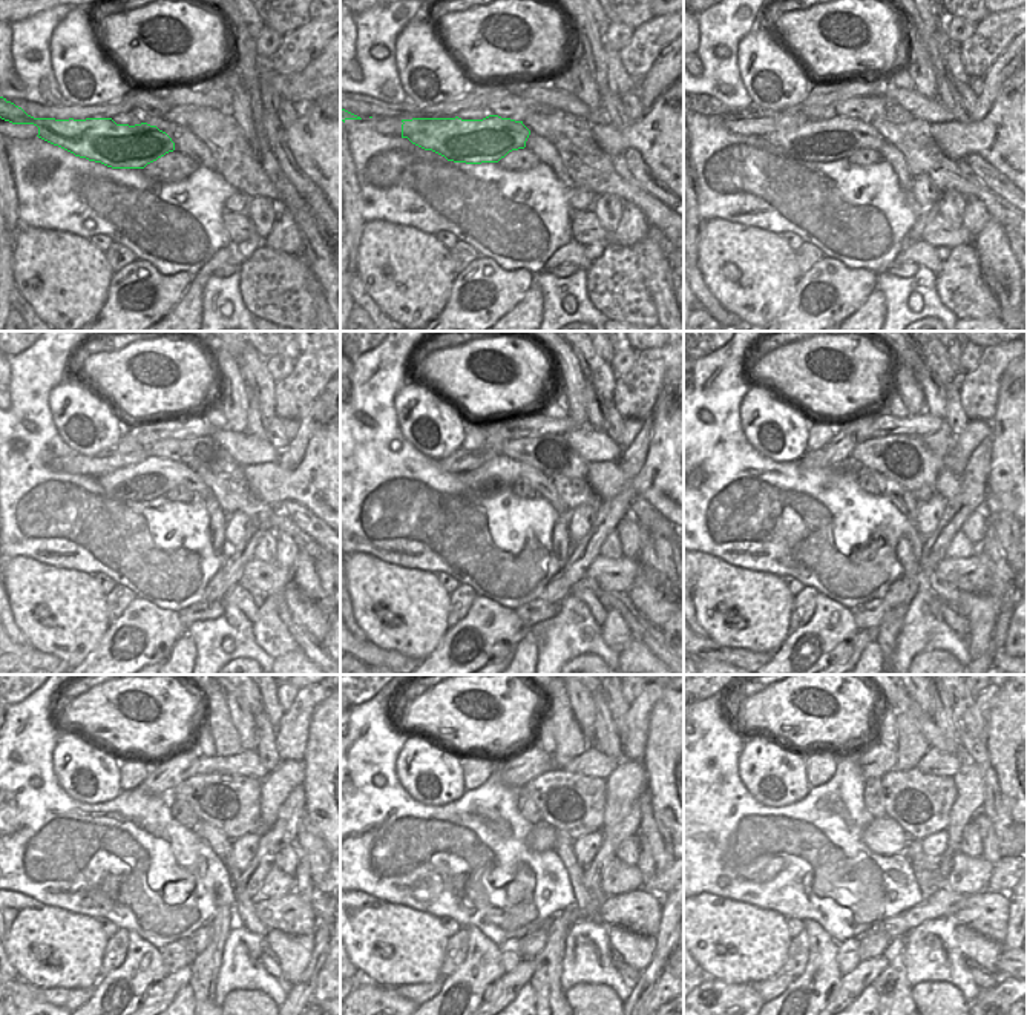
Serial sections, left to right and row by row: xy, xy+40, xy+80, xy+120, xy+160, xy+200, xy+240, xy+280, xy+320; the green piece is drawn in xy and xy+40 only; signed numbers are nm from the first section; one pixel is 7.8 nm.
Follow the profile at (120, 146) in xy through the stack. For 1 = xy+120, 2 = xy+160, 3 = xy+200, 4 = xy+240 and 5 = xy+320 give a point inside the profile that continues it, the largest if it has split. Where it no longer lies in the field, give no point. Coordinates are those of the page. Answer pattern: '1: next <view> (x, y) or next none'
1: next xy+120 (152, 479)
2: next xy+160 (500, 473)
3: next xy+200 (902, 499)
4: next xy+240 (244, 909)
5: next xy+320 (928, 882)

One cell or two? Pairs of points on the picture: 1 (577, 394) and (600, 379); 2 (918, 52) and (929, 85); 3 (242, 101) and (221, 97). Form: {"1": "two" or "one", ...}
{"1": "two", "2": "one", "3": "two"}

